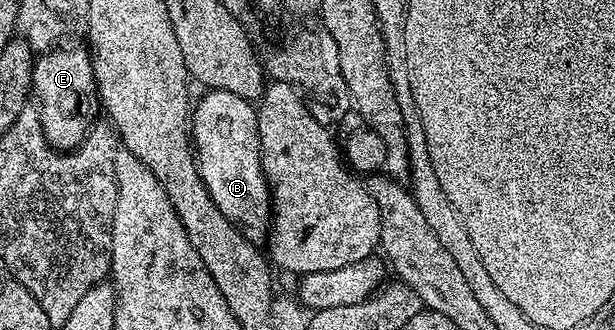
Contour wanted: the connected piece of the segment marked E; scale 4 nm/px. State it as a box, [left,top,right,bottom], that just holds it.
[32,45,98,152]

